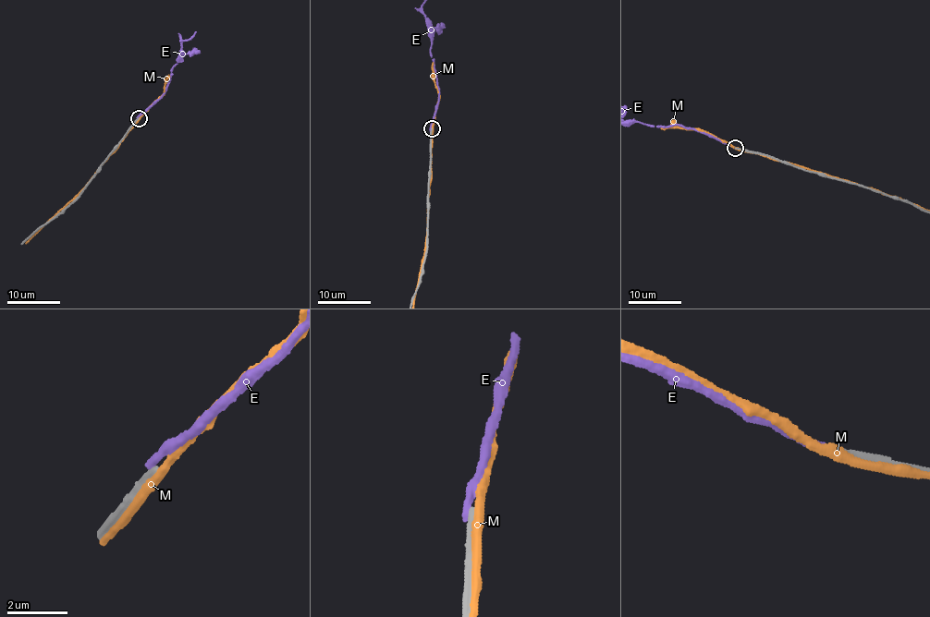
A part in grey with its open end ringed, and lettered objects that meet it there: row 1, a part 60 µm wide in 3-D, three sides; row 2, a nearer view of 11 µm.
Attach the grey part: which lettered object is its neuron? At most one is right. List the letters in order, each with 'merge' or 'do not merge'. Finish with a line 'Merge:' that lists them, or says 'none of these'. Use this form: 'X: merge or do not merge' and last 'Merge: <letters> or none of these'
E: do not merge
M: do not merge
Merge: none of these

